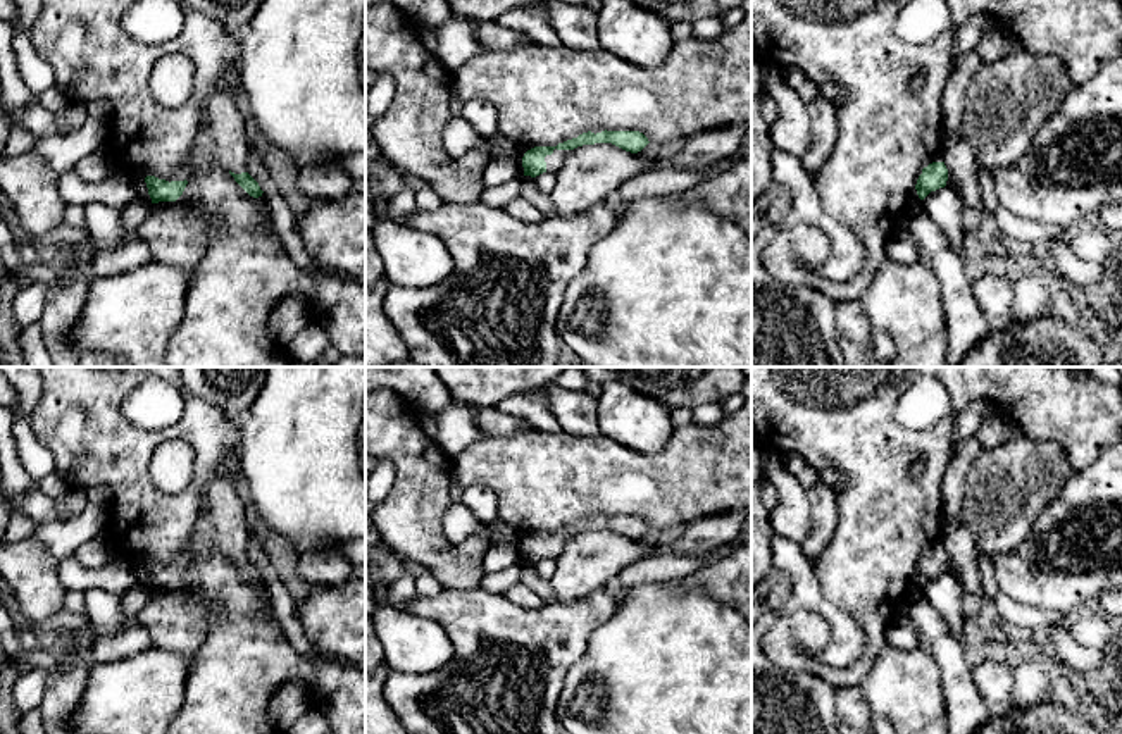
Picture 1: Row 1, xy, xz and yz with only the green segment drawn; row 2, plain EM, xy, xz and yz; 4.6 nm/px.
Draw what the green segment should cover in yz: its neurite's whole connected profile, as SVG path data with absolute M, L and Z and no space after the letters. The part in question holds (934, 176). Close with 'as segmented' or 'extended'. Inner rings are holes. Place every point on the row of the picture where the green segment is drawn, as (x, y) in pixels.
M938 152L929 162L924 165L915 190L912 191L912 198L922 202L929 193L944 188L948 181L948 169L944 165L943 155Z | extended

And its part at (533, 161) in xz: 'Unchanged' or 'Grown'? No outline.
Grown

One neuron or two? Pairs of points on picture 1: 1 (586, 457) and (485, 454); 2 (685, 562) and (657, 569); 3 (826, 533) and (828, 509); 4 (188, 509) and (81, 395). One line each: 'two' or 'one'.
1: one
2: one
3: one
4: one

